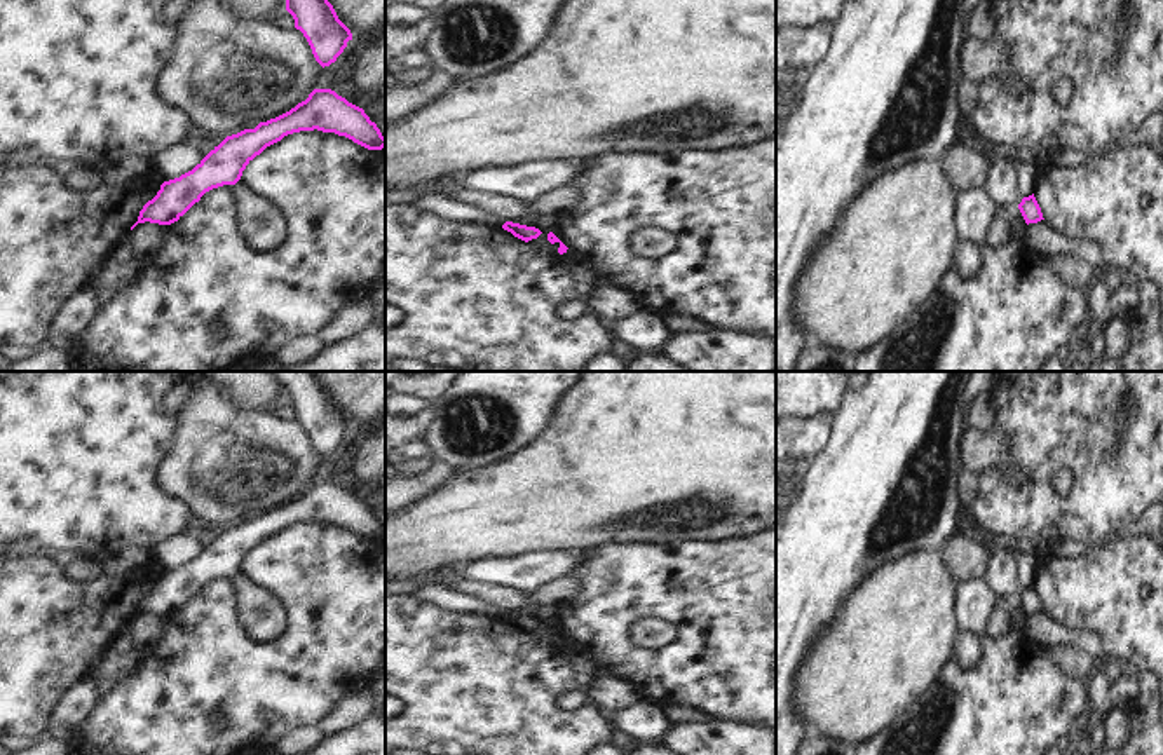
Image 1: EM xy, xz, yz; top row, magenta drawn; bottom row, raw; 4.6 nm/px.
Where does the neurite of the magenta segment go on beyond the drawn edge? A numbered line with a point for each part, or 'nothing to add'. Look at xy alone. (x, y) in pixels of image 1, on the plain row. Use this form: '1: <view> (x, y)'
nothing to add

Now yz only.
nothing to add

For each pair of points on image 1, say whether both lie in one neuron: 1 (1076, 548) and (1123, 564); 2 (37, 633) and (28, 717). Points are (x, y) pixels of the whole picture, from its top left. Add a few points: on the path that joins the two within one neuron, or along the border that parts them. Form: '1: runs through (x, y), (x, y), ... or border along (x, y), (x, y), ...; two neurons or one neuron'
1: border along (1094, 548), (1074, 557), (1054, 553); two neurons
2: runs through (28, 654), (28, 696); one neuron

